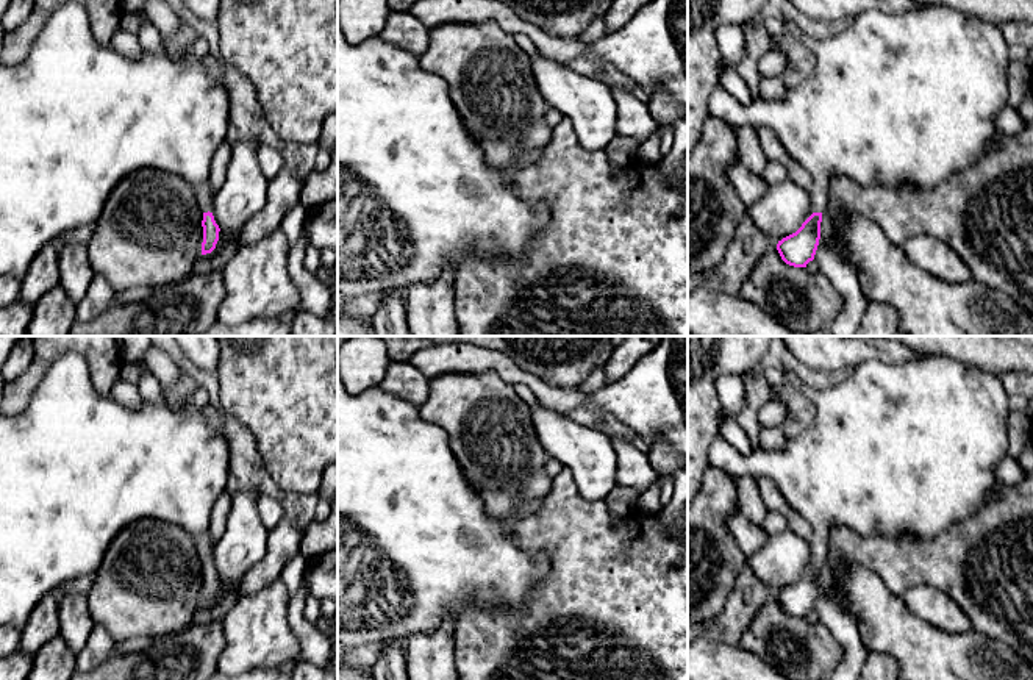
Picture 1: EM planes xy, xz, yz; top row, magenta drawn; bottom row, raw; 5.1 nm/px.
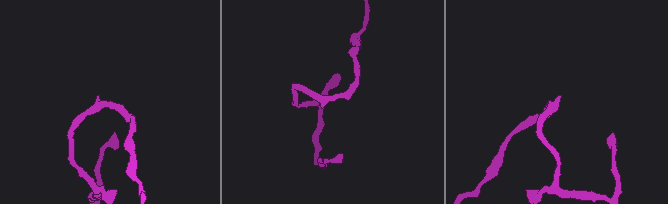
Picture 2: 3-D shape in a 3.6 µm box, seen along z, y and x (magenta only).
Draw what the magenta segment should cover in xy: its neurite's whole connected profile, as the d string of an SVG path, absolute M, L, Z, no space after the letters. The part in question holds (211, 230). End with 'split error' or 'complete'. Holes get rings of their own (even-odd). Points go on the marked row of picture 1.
M70 2L59 6L52 14L42 31L38 34L38 39L23 63L16 66L5 66L0 63L0 277L13 275L22 280L33 258L42 247L56 242L63 233L97 222L105 202L116 184L127 175L141 169L158 169L181 177L195 191L203 211L202 255L211 253L216 249L220 228L209 211L211 191L206 178L214 152L227 139L228 125L231 122L231 100L227 88L216 83L203 67L202 58L208 53L211 53L208 41L198 38L188 48L188 56L184 59L178 59L169 53L152 55L145 52L139 58L127 58L116 52L111 45L98 44L92 36L86 9L81 5Z | split error

